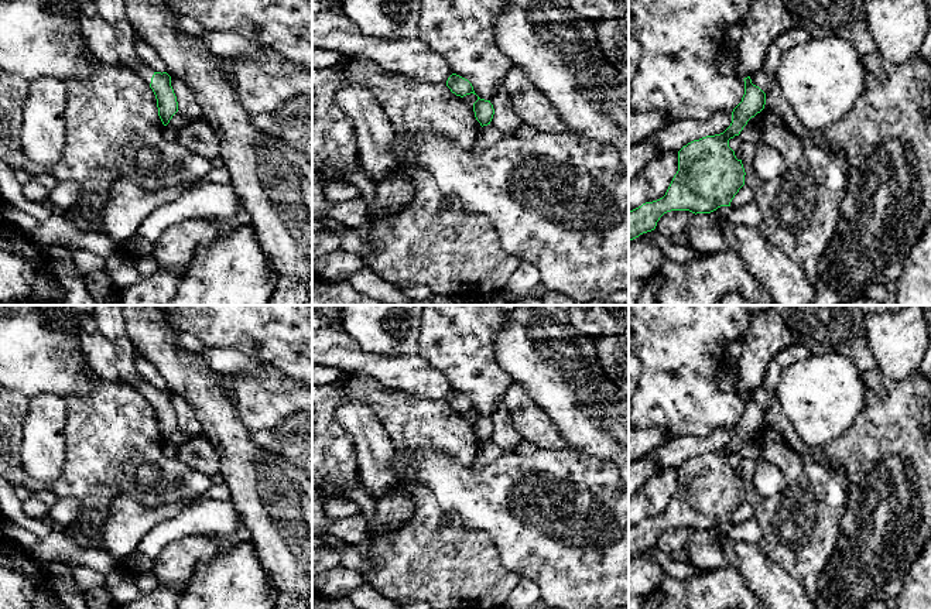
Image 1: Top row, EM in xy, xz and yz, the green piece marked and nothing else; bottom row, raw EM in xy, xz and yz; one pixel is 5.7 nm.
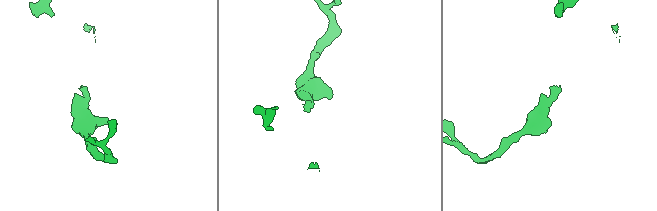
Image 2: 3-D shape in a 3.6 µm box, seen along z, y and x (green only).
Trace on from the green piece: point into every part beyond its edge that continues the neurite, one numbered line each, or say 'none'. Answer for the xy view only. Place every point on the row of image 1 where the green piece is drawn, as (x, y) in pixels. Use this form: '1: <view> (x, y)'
1: xy (113, 12)

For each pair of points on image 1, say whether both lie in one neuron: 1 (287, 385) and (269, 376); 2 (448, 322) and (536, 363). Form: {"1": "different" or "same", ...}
{"1": "same", "2": "different"}

